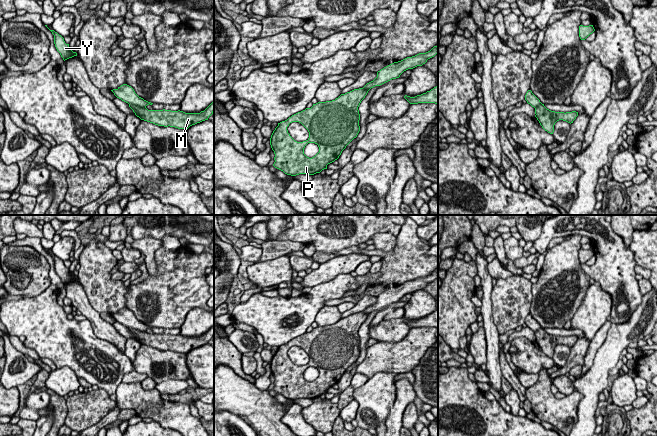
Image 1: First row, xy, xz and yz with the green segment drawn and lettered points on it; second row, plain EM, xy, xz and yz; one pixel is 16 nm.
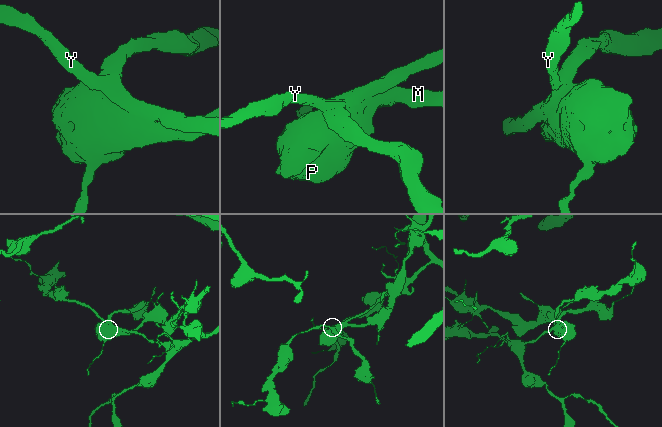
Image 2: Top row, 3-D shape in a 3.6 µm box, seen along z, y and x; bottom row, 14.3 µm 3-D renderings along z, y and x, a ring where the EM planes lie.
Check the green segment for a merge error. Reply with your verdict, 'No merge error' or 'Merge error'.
Merge error

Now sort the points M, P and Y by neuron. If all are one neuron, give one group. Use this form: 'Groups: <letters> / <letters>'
Groups: M P / Y

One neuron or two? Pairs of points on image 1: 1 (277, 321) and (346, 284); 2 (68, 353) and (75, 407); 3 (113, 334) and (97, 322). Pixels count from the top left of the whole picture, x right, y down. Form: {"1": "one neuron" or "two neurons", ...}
{"1": "one neuron", "2": "two neurons", "3": "one neuron"}

